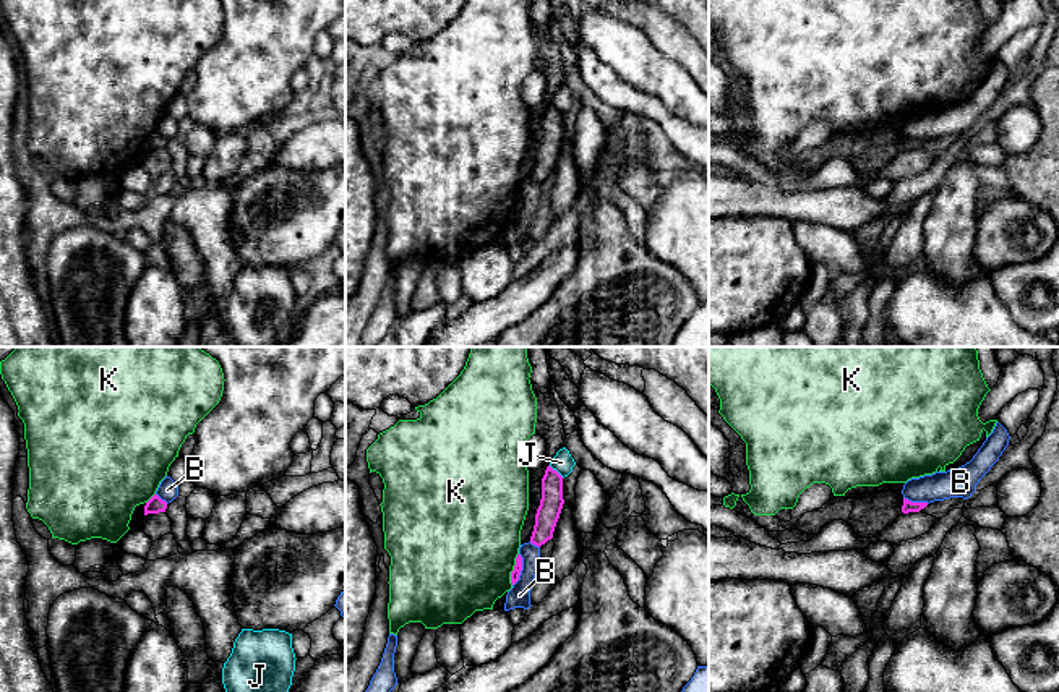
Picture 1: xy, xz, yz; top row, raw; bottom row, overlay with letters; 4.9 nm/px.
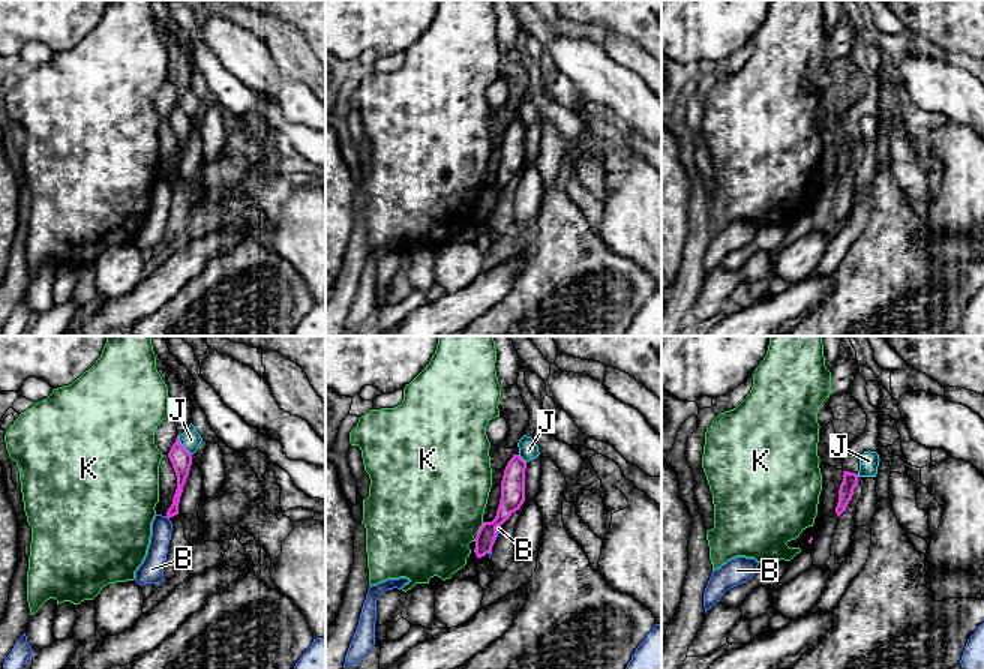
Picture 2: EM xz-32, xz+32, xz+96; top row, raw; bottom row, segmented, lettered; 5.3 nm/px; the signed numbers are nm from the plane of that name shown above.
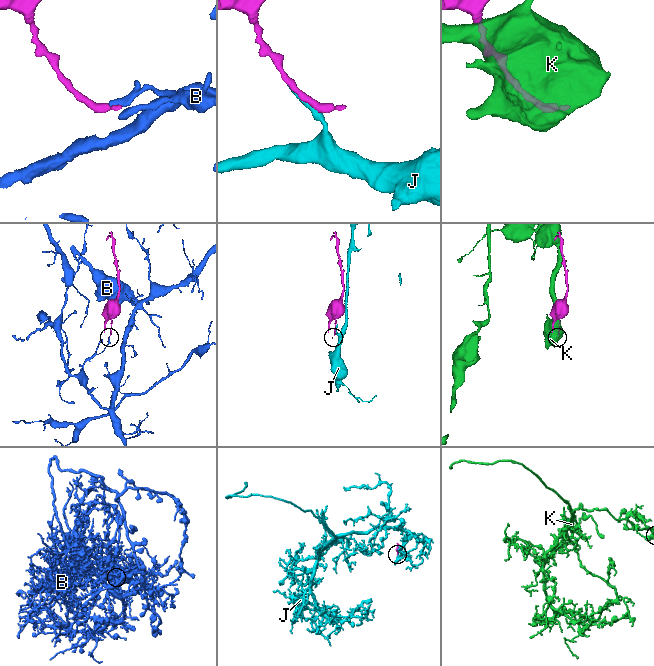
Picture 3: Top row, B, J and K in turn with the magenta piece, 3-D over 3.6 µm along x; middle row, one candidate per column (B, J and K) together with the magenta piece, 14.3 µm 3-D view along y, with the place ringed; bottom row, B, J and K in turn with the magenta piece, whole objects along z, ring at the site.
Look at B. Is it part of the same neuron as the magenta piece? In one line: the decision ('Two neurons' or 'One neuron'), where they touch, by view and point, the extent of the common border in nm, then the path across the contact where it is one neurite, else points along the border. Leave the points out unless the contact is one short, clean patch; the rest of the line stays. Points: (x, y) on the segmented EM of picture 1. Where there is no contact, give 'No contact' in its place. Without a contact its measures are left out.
Two neurons. Touches magenta at xz (521, 569). Shared border 170 nm. Boundary: xz (519, 553), (521, 574), (513, 585)

